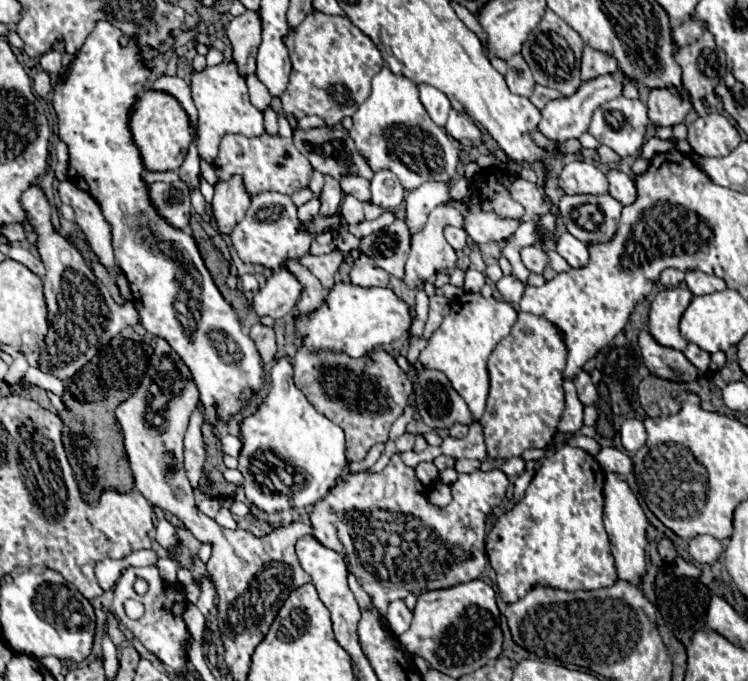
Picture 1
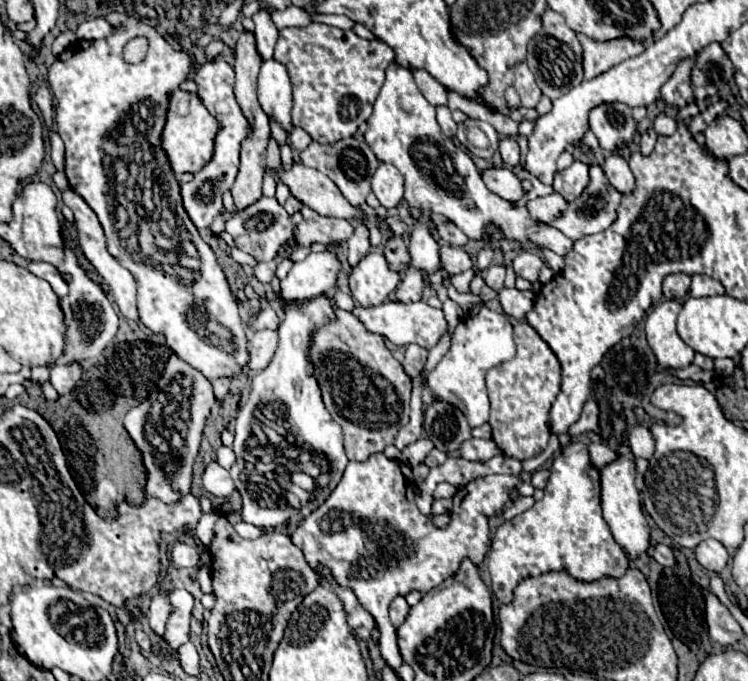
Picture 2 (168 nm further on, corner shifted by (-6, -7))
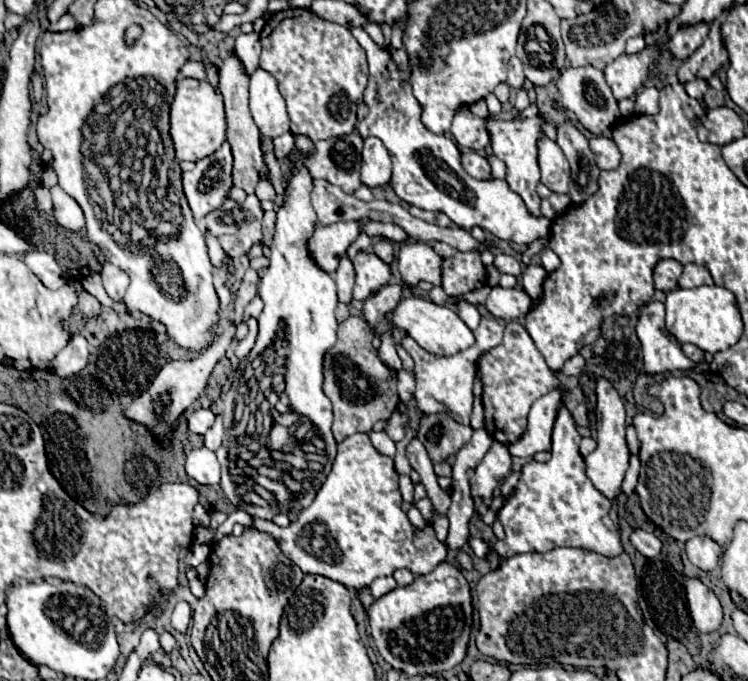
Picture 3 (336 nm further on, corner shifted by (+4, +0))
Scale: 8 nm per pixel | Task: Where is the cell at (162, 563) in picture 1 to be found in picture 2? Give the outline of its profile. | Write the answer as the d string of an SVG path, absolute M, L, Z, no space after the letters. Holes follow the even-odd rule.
M156 593L150 601L150 609L148 609L148 623L150 623L150 629L162 637L164 635L164 627L166 627L166 621L170 617L170 611L174 611L174 607L170 607L170 599L168 599L168 593Z

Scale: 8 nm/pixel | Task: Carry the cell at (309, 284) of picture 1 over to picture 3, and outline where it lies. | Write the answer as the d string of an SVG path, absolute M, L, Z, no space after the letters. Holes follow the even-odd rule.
M350 316L338 324L338 340L324 358L324 392L334 406L334 438L342 442L356 432L370 432L374 422L390 418L398 408L396 372L390 370L372 346L374 334L368 330L364 318Z

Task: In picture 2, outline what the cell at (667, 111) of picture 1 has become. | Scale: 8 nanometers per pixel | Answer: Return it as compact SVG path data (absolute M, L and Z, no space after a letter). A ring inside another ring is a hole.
M684 59L676 67L674 75L668 79L668 83L660 91L660 99L664 101L664 105L682 109L694 103L694 91L692 91L692 81L690 81L692 65L694 65L694 59Z

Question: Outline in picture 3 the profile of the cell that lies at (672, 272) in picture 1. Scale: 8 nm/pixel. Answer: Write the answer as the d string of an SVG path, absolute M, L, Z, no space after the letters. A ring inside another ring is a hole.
M668 258L668 260L660 260L654 268L654 284L658 290L662 292L670 292L678 288L678 278L682 274L682 264Z

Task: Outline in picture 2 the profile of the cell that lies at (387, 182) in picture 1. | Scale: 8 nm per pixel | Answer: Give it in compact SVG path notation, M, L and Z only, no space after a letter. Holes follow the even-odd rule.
M380 163L372 179L372 191L384 209L394 209L404 199L404 177L394 165Z

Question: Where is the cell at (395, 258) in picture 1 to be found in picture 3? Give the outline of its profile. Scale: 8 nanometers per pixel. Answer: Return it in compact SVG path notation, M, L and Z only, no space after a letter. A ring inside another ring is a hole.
M386 238L378 240L378 242L372 246L372 250L374 250L374 254L376 254L380 260L384 260L384 264L392 264L392 262L394 262L394 248L392 248L392 242L390 242L390 240L386 240Z

